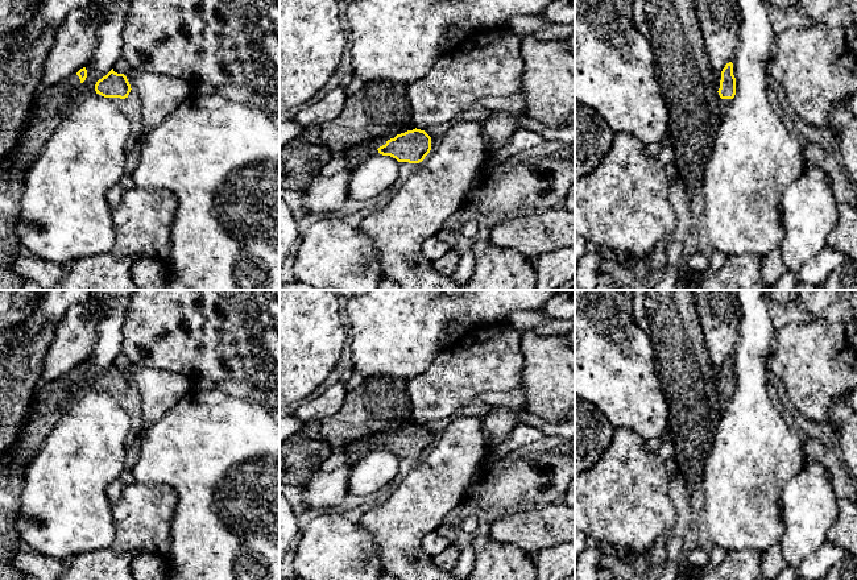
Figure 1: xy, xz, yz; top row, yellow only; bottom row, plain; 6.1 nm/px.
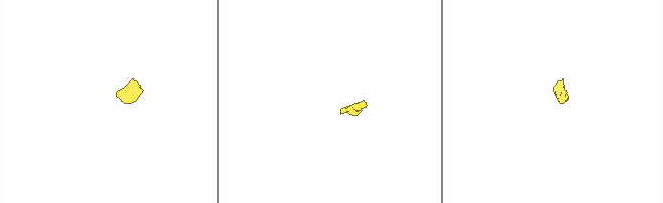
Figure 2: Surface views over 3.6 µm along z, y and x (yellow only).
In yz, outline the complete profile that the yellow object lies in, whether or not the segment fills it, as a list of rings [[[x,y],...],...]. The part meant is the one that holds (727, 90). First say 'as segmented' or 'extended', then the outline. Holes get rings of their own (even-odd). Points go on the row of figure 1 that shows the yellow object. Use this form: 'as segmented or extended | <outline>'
extended | [[[726,63],[721,72],[713,71],[713,76],[715,88],[717,91],[717,109],[720,112],[720,120],[723,120],[736,95],[736,78],[733,75],[733,63]]]

